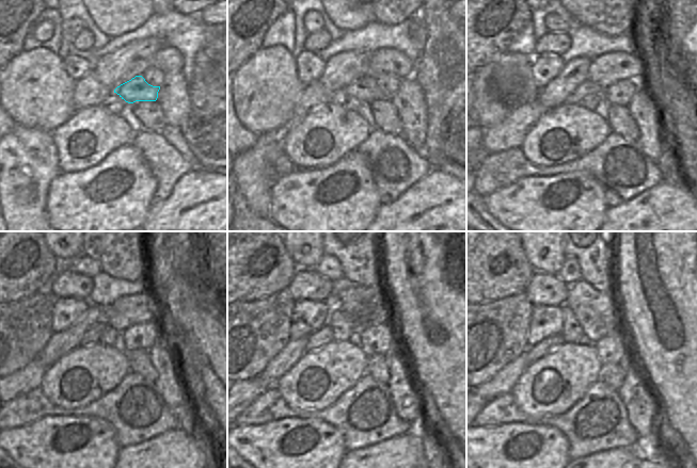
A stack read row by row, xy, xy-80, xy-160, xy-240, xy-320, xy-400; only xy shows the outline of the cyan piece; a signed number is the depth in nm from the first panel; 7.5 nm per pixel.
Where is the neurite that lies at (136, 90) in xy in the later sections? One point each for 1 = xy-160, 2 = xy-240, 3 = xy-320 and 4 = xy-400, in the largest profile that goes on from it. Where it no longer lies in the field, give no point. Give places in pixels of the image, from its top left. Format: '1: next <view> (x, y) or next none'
1: next xy-160 (587, 87)
2: next xy-240 (93, 335)
3: next xy-320 (323, 336)
4: next xy-400 (547, 345)

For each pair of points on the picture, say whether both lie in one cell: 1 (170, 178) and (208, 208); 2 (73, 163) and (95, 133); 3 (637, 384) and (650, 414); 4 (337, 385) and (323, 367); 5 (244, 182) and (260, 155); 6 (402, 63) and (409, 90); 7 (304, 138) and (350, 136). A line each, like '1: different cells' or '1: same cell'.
1: different cells
2: same cell
3: same cell
4: same cell
5: same cell
6: different cells
7: same cell

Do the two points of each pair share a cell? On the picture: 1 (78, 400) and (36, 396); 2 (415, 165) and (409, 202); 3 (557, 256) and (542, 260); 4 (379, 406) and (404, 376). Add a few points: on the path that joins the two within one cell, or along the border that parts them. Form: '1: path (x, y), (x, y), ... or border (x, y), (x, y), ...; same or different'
1: border (38, 388), (54, 405), (67, 408); different
2: border (431, 170), (410, 186), (394, 202); different
3: path (554, 256), (545, 258); same
4: border (385, 383), (398, 417); different

